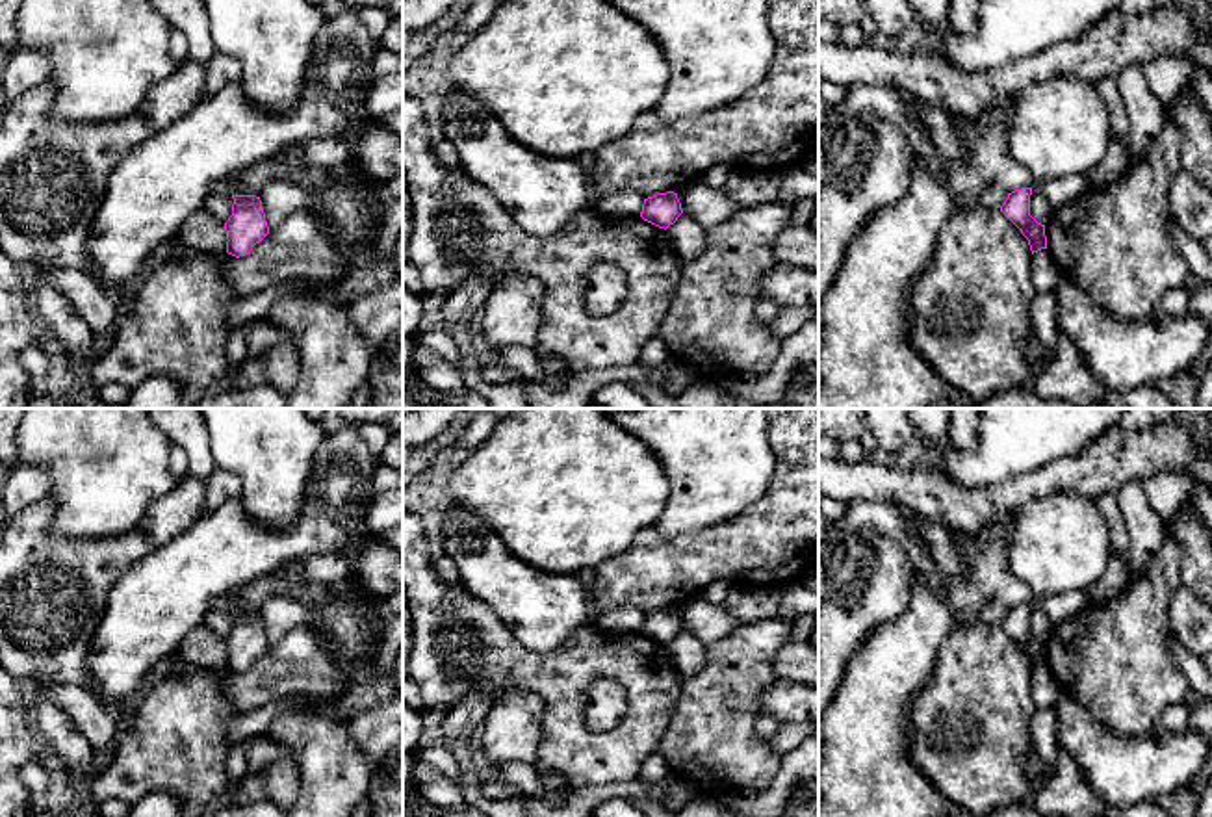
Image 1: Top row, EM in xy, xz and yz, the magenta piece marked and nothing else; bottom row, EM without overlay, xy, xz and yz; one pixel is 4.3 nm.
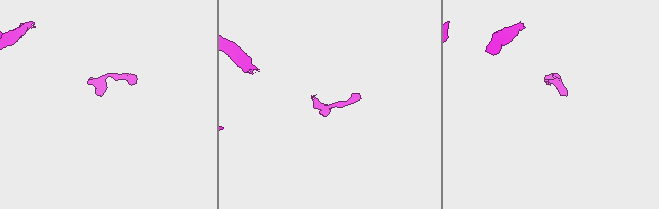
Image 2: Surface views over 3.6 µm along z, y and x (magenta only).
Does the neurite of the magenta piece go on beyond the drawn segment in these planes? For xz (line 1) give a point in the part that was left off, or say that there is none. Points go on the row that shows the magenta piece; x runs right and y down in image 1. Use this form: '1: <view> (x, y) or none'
1: none

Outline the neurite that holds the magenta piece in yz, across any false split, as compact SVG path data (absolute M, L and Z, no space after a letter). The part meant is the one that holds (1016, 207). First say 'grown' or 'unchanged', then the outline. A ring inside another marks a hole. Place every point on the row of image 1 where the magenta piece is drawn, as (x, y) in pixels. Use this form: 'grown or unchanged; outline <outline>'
unchanged; outline M1021 188L1008 193L1008 199L1000 206L1000 212L1021 230L1028 240L1032 254L1047 249L1045 225L1038 223L1030 215L1032 188Z

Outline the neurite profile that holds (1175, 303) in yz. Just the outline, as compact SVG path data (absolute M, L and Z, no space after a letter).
M1184 284L1169 290L1154 306L1153 318L1182 318L1190 310L1190 293Z

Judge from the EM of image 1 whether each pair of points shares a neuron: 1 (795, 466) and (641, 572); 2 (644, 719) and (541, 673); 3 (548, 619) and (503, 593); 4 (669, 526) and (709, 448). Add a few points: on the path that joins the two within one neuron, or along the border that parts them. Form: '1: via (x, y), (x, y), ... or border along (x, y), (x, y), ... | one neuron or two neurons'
1: via (771, 509), (728, 552), (706, 556), (683, 567) | one neuron
2: via (635, 687), (617, 669), (572, 669) | one neuron
3: via (537, 608), (515, 593) | one neuron
4: via (687, 507), (709, 483), (709, 466) | one neuron

